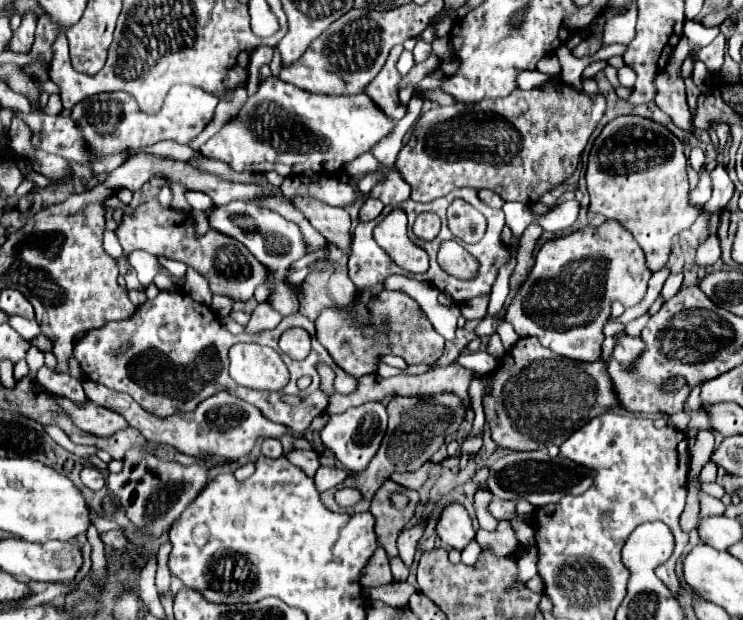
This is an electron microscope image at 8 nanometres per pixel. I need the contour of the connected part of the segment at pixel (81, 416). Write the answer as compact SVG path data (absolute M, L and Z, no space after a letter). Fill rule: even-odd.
M52 394L52 398L62 406L62 410L66 410L66 414L70 414L70 420L74 420L74 424L78 428L82 428L82 430L86 430L98 438L108 438L114 432L124 430L128 426L120 414L110 412L102 406L96 406L90 400L82 406L78 406L76 402L62 398L58 394Z

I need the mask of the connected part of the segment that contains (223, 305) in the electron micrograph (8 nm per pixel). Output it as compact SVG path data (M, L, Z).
M214 296L212 298L212 310L214 310L216 316L226 318L230 314L230 310L232 310L232 300L226 298L226 296Z

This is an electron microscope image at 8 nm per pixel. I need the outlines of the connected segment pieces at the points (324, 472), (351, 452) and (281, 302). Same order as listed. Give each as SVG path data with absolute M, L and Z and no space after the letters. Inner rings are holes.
M320 466L320 470L314 476L314 482L316 482L316 488L320 492L326 492L326 490L332 490L332 488L340 486L346 480L346 476L348 474L346 474L344 468L338 468L338 466Z
M368 402L362 406L350 408L344 414L330 416L328 424L320 432L320 438L348 470L362 472L380 448L380 442L386 432L386 420L388 420L386 406L382 402Z
M278 284L278 288L274 290L274 294L270 294L267 302L274 310L278 310L282 316L288 316L288 314L299 310L297 292L294 292L294 290L292 290L290 286L286 286L286 284Z

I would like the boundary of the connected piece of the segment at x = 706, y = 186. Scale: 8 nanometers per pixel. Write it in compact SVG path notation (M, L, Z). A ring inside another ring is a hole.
M707 167L700 176L700 182L695 190L689 191L690 203L692 205L704 205L712 195L712 182L710 178L710 168Z

